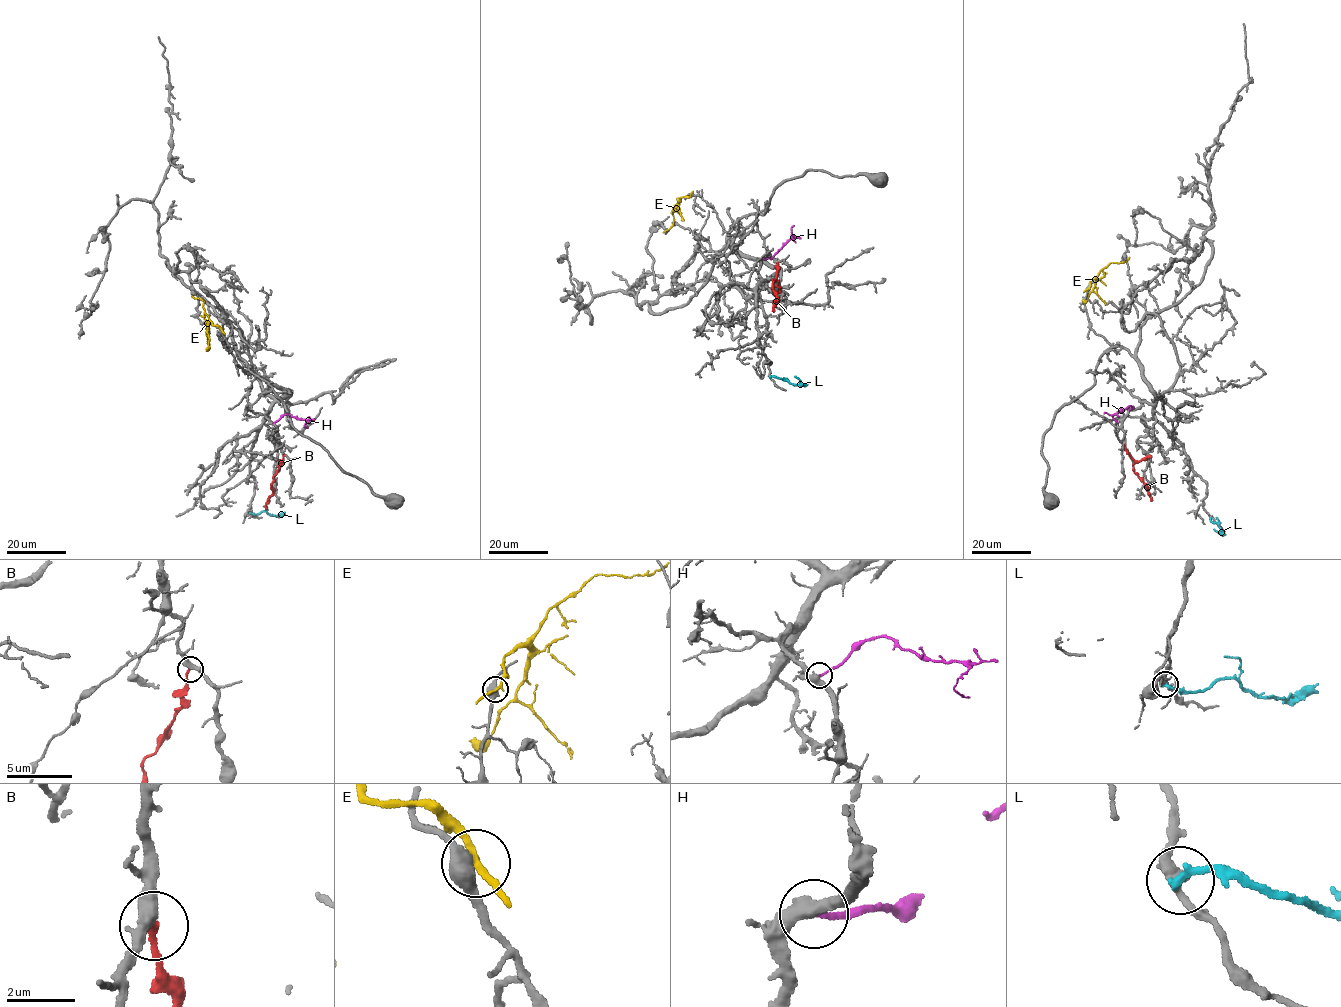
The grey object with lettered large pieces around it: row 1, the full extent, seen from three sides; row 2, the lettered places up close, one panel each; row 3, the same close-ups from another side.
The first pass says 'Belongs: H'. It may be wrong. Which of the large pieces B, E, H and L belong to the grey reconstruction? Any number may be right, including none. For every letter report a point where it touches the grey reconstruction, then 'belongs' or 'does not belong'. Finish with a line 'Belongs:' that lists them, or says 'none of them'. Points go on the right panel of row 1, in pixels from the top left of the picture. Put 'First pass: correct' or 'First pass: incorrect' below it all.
B: meets grey at (1125, 444); does not belong
E: meets grey at (1088, 289); does not belong
H: meets grey at (1129, 410); belongs
L: meets grey at (1211, 518); does not belong
Belongs: H
First pass: correct

